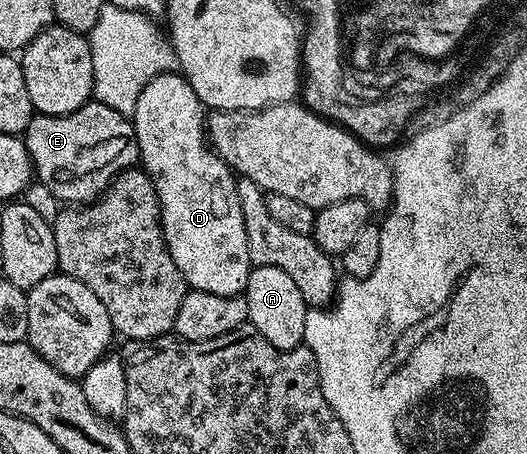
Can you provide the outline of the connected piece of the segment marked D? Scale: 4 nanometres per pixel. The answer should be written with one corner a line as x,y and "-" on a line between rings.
179,72
163,73
138,95
138,103
130,115
132,130
140,152
139,164
152,178
152,186
160,200
160,226
164,242
168,245
178,271
185,281
198,291
210,291
214,295
238,297
245,292
248,274
253,268
246,243
246,223
242,219
240,196
236,190
237,174
213,151
206,140
206,109
200,104
194,87

